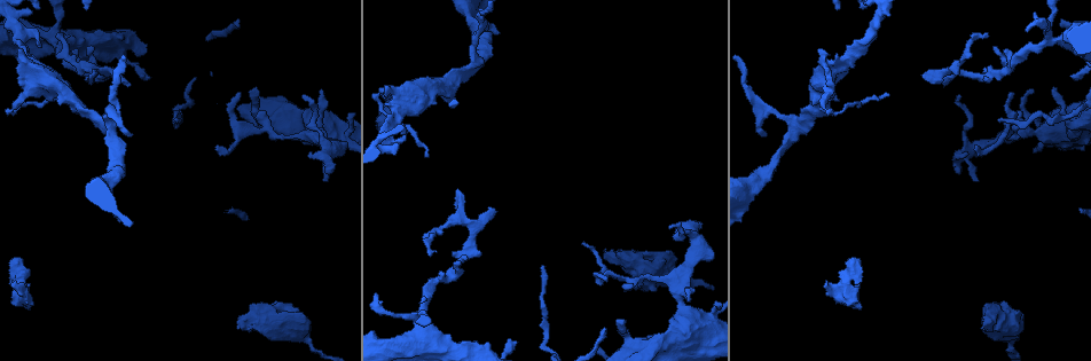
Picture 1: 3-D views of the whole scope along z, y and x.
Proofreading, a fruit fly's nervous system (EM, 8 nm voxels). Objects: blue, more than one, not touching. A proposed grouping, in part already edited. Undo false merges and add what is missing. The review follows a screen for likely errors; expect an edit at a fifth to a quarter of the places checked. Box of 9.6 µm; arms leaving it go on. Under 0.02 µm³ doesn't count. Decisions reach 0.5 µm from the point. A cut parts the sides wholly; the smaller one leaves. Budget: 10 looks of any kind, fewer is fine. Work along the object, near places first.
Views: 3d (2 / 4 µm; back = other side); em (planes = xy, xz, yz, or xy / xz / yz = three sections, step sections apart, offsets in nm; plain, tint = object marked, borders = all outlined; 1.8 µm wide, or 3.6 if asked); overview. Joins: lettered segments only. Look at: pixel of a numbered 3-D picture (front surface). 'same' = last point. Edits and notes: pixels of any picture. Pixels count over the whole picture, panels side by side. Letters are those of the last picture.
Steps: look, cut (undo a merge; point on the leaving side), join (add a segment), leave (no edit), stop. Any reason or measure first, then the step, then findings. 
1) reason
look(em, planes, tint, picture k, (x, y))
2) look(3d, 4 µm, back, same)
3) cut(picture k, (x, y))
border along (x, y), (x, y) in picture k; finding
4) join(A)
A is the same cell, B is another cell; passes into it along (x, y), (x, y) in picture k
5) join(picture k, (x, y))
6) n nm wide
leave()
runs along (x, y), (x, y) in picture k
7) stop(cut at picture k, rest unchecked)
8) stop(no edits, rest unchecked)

look(3d, 4 µm, picture 1, (848, 270))

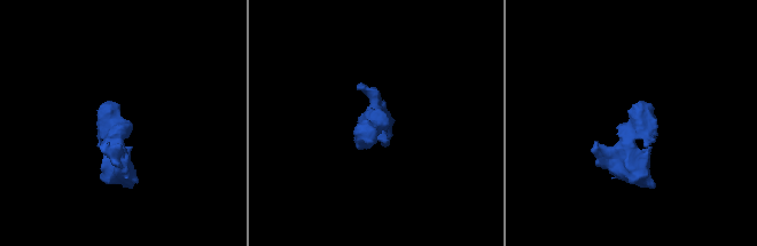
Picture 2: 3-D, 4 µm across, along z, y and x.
look(em, planes, borders, picture 2, (114, 124))

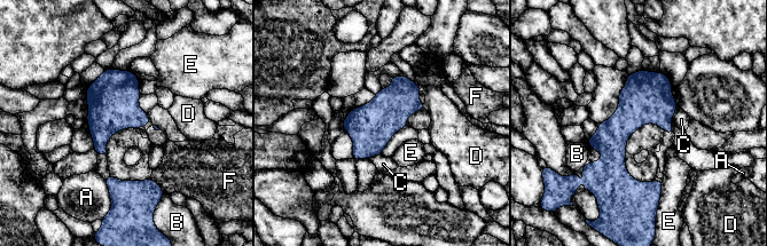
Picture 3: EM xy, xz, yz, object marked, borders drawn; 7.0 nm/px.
A touches over 140 nm
leave()
A, B, C, D, E and F are other cells; continuous, no second cell

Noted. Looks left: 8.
free end
look(em, yz, step 8, borders, picture 1, (920, 74))

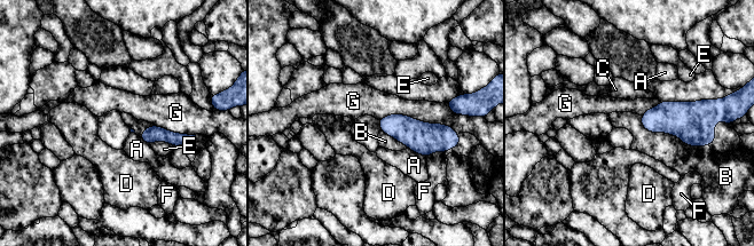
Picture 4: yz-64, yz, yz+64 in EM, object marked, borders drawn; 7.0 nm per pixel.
cut it another way
look(em, xz, step 4, borders, same)

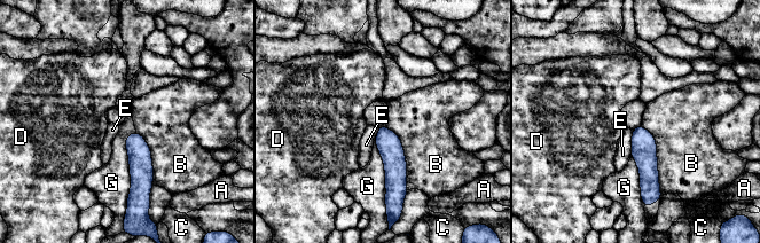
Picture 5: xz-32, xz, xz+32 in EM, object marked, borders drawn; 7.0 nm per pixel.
130 nm wide
leave()
A, B, C, D, E and G are other cells; runs along (381, 130), (404, 188) in picture 5; none of them fits

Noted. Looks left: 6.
thin neck
look(em, planes, plain, picture 1, (1019, 134))

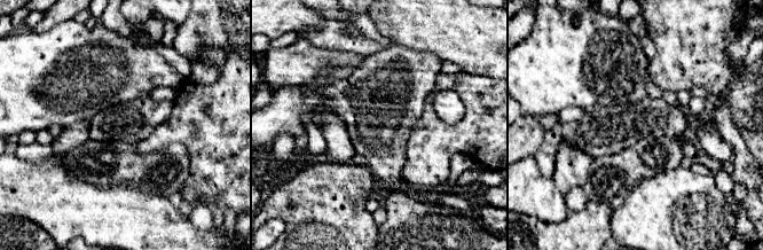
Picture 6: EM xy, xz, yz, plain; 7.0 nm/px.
where the object lies
look(em, planes, tint, same)

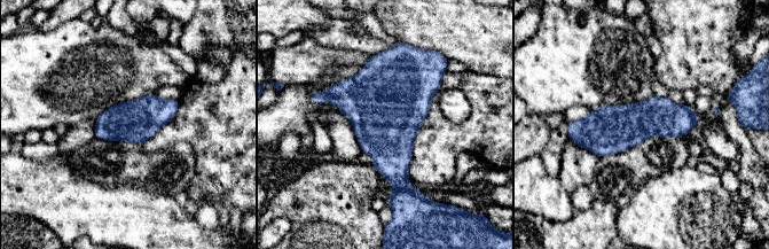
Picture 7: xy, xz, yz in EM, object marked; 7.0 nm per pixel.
what lies round it
look(em, planes, borders, same)

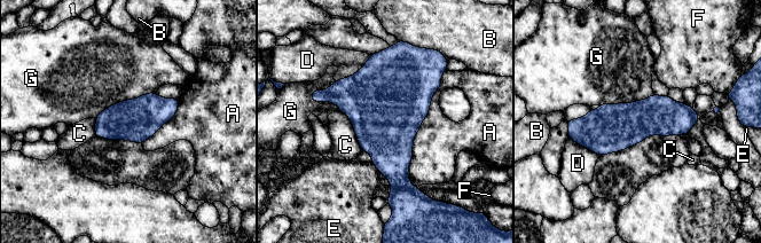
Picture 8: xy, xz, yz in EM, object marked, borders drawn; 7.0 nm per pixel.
leave()
A, B, C, D, E, F and G are other cells; runs along (695, 117), (573, 130) in picture 8; all the same cell

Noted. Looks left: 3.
thick turns thin
look(em, planes, tint, picture 1, (250, 319))

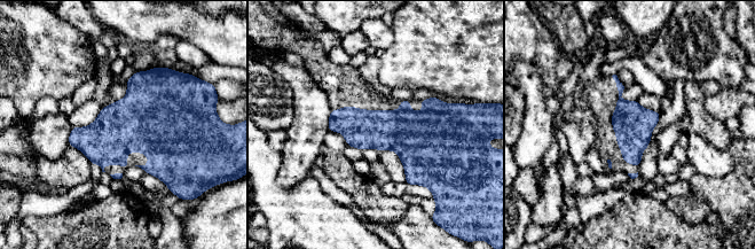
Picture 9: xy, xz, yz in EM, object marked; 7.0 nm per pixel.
look(em, planes, borders, same)

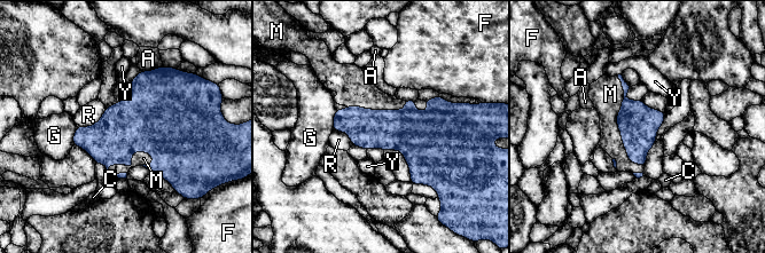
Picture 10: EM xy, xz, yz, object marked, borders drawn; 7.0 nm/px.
280 nm wide
join(M)
M is the same cell, A, C, F, G, R and Y are other cells; passes into it along (638, 124), (617, 125), (606, 93) in picture 10; the cell continues

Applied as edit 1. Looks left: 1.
stop(join at picture 10, rest unchecked)

